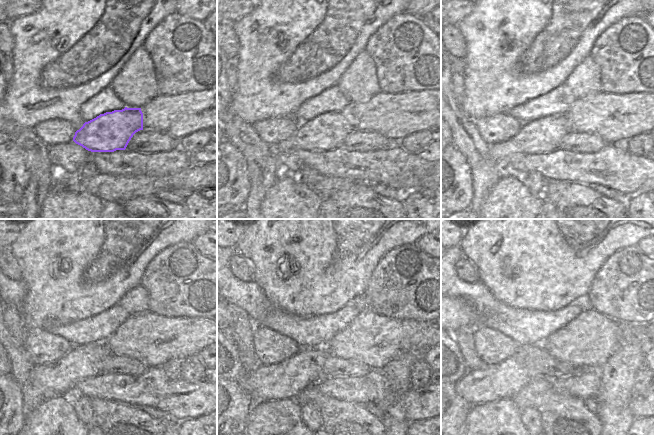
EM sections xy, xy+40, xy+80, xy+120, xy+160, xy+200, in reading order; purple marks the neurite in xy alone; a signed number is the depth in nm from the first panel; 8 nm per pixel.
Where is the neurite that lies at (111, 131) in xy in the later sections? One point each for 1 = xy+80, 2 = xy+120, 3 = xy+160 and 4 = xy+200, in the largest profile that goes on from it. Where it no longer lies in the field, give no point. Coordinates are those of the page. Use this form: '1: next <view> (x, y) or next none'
1: next xy+80 (539, 136)
2: next xy+120 (55, 379)
3: next xy+160 (286, 379)
4: next xy+200 (503, 380)

